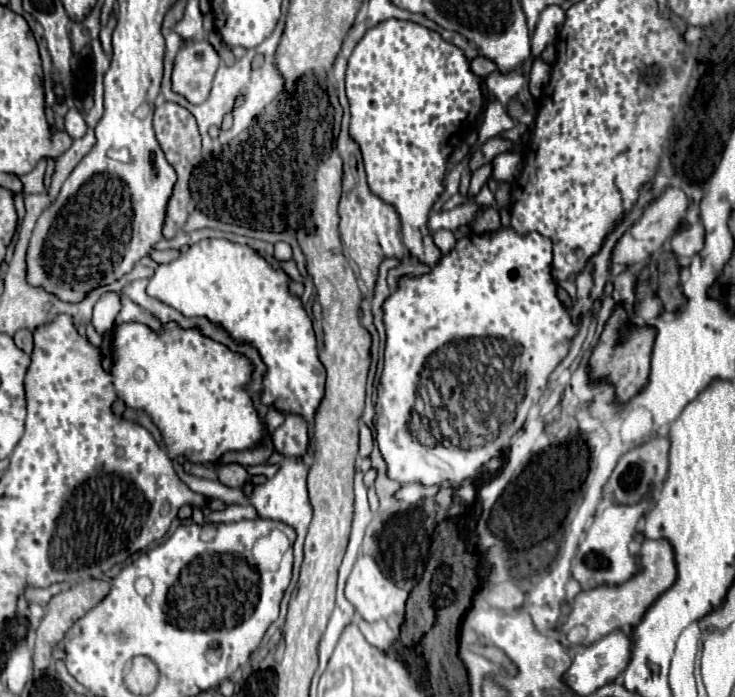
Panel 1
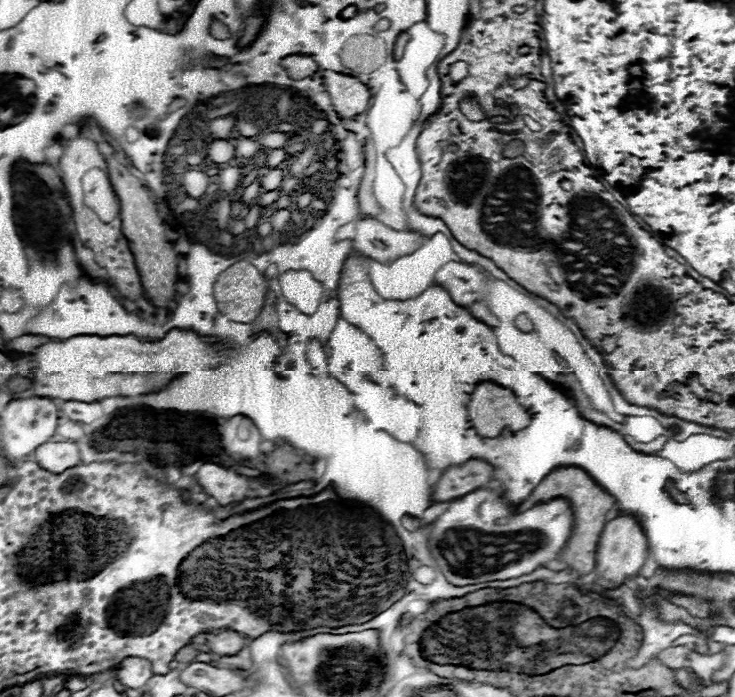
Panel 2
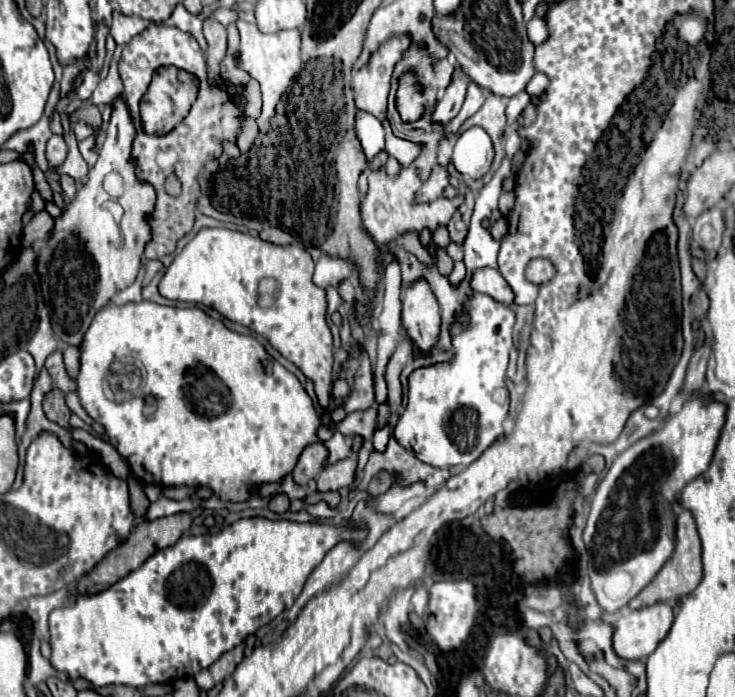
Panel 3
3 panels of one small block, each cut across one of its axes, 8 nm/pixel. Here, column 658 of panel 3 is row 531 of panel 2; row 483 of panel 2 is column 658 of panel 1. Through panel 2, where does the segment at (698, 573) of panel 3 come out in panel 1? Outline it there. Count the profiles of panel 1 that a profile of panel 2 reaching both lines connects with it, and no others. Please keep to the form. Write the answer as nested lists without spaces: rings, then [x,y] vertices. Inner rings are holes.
[[[644,540],[640,550],[638,550],[638,572],[618,584],[618,586],[610,586],[610,584],[600,584],[592,590],[580,592],[570,608],[570,616],[568,620],[558,628],[560,632],[560,642],[564,642],[566,632],[576,626],[576,624],[584,624],[588,628],[588,634],[584,638],[584,646],[594,644],[596,640],[604,638],[606,634],[614,632],[614,630],[628,630],[630,626],[638,626],[642,614],[646,612],[646,608],[664,592],[668,590],[676,580],[676,566],[674,566],[674,556],[672,556],[672,546],[668,544],[668,540]]]

